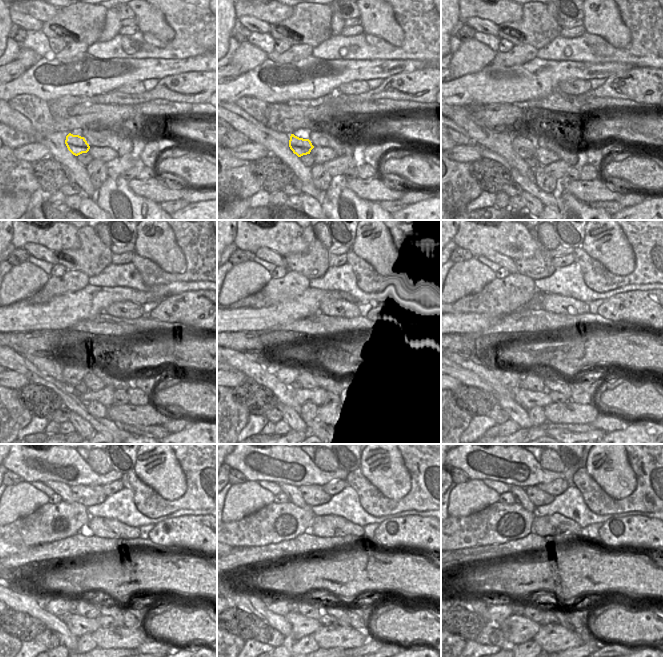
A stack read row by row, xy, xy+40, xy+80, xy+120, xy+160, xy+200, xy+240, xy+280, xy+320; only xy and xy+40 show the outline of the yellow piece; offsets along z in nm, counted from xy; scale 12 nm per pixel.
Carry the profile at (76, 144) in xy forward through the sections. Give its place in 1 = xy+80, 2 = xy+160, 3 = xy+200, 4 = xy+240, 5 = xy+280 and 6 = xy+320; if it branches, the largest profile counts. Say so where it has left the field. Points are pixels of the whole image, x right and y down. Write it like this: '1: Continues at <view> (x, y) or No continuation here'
1: Continues at xy+80 (524, 147)
2: Continues at xy+160 (286, 374)
3: Continues at xy+200 (509, 378)
4: Continues at xy+240 (58, 606)
5: Continues at xy+280 (281, 607)
6: Continues at xy+320 (498, 613).

